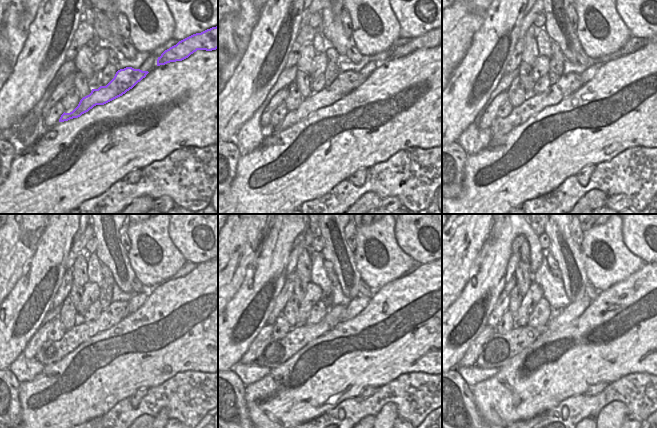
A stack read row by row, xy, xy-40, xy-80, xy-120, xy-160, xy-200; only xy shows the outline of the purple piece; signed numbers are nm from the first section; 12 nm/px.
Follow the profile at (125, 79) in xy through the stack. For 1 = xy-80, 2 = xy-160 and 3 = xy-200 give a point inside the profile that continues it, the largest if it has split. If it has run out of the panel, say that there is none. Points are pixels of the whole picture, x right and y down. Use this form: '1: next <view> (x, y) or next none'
1: next xy-80 (568, 84)
2: next xy-160 (274, 351)
3: next xy-200 (499, 348)

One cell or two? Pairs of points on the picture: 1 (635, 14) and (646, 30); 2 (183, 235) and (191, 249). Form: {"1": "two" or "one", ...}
{"1": "one", "2": "one"}

